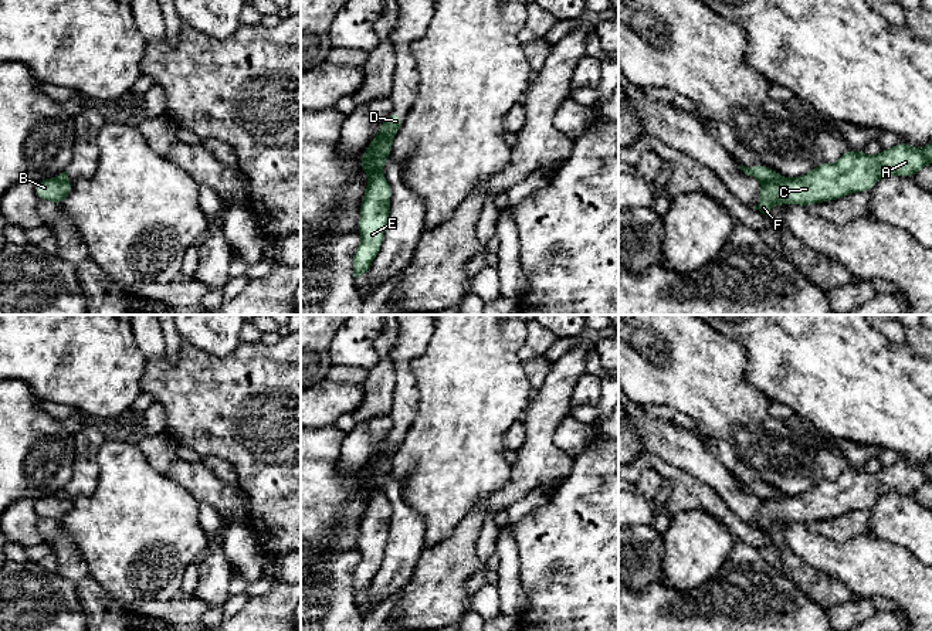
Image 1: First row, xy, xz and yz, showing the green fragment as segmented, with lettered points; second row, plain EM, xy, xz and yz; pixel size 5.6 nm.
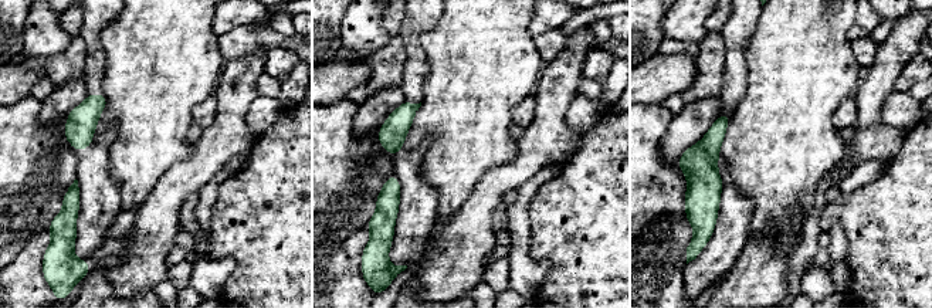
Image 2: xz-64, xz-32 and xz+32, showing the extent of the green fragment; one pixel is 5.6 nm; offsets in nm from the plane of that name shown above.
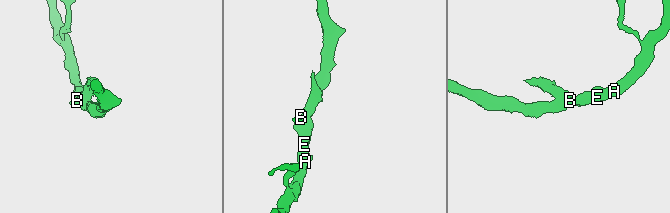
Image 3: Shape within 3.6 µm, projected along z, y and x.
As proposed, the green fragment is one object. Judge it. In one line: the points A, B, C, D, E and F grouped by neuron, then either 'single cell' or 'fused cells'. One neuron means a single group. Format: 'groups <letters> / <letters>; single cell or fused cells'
groups A B C E F / D; fused cells

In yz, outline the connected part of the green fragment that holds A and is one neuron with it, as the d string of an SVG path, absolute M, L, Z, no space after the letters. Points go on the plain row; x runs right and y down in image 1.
M899 459L878 474L848 467L837 481L821 481L796 496L780 495L762 501L759 523L750 526L767 533L773 522L809 525L870 509L882 493L914 495L928 482L932 482L932 461L914 465Z

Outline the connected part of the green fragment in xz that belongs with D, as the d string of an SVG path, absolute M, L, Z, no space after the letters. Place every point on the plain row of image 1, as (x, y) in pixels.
M392 428L387 437L380 442L379 452L375 454L369 461L367 467L373 469L373 472L380 478L382 482L384 481L379 472L382 454L389 451L396 452L403 440L404 440L404 434L399 434L394 428Z

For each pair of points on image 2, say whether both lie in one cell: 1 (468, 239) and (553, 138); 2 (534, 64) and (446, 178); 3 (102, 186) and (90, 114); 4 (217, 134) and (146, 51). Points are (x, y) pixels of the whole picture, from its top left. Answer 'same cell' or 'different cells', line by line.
1: same cell
2: same cell
3: same cell
4: different cells

